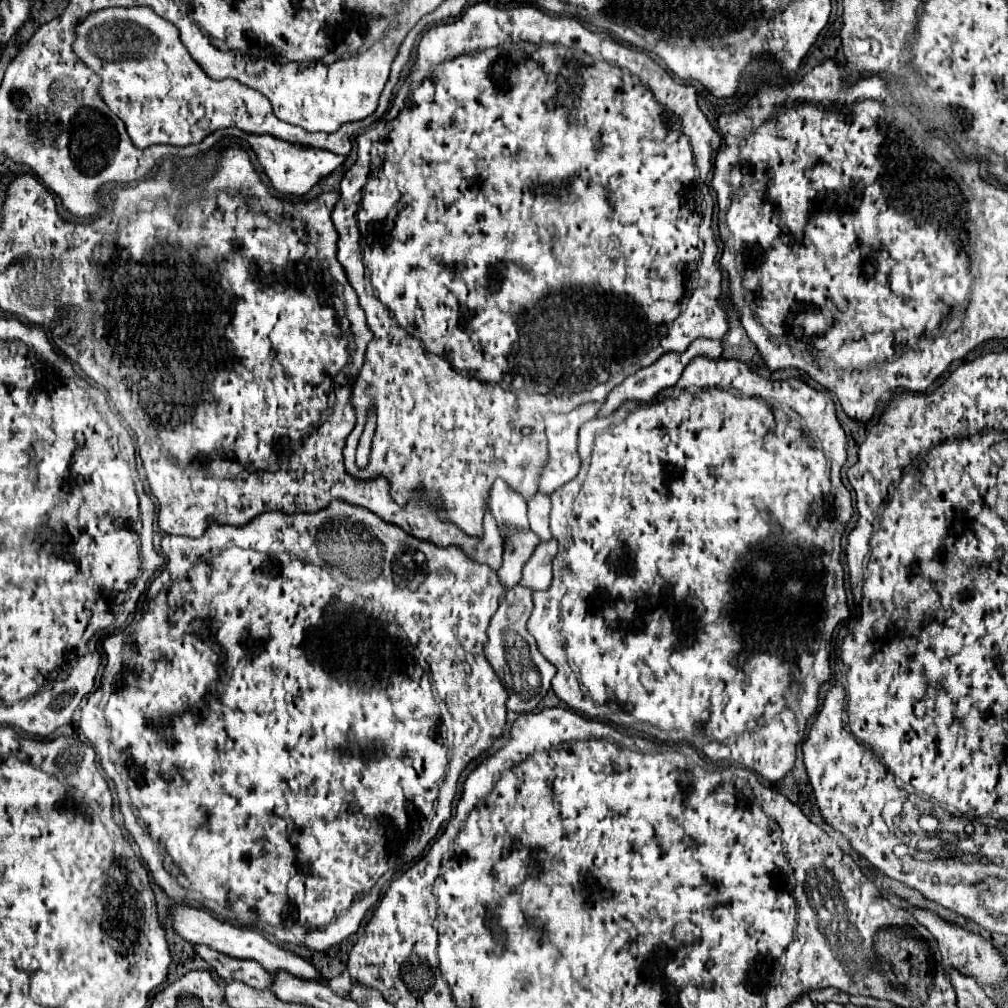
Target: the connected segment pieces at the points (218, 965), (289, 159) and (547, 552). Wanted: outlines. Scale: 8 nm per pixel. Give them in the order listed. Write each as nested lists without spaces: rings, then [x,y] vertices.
[[[195,945],[195,953],[205,959],[215,973],[229,981],[243,981],[253,989],[269,989],[269,973],[265,969],[261,969],[261,965],[257,965],[257,961],[249,961],[249,959],[233,959],[229,955],[223,955],[215,949],[209,949],[207,945]]]
[[[227,129],[227,133],[235,133],[233,139],[243,139],[249,143],[249,147],[255,151],[259,151],[261,155],[261,167],[265,171],[265,175],[269,177],[271,185],[275,191],[283,193],[283,195],[305,195],[309,193],[309,189],[325,175],[329,175],[333,169],[337,169],[339,165],[343,165],[345,157],[333,155],[329,151],[323,149],[309,149],[309,147],[299,147],[299,145],[289,145],[283,141],[277,141],[275,137],[253,137],[247,133],[241,133],[239,129]]]
[[[551,539],[547,543],[539,543],[533,557],[527,561],[523,569],[521,585],[529,587],[531,591],[543,591],[551,585],[551,561],[557,553],[557,541]]]

